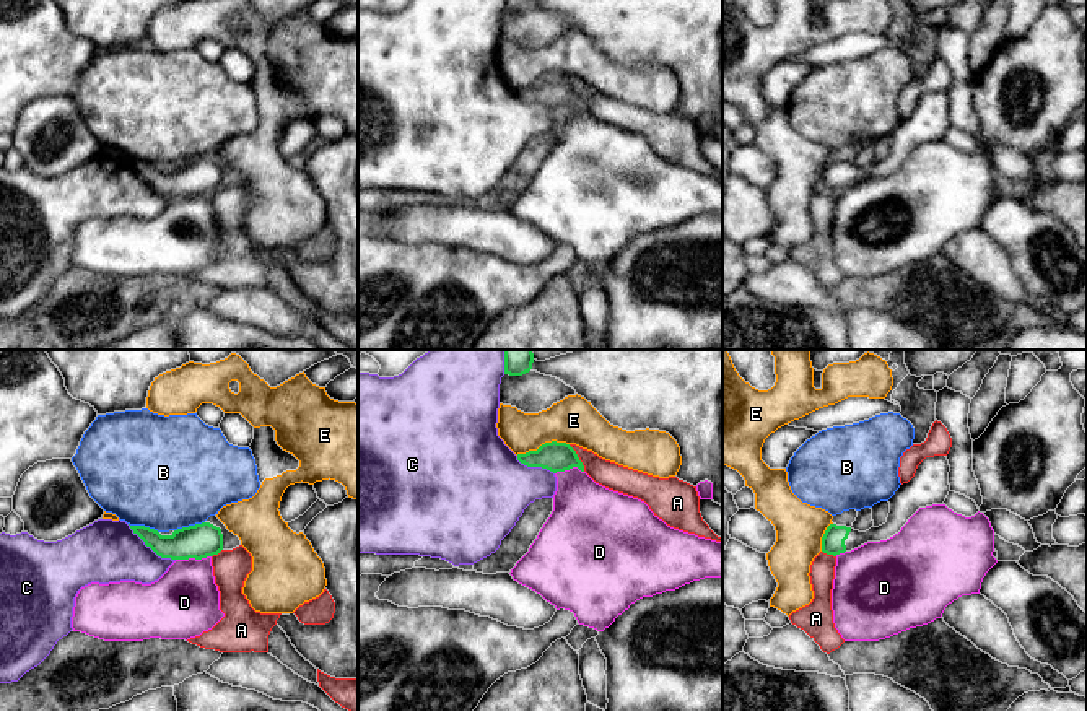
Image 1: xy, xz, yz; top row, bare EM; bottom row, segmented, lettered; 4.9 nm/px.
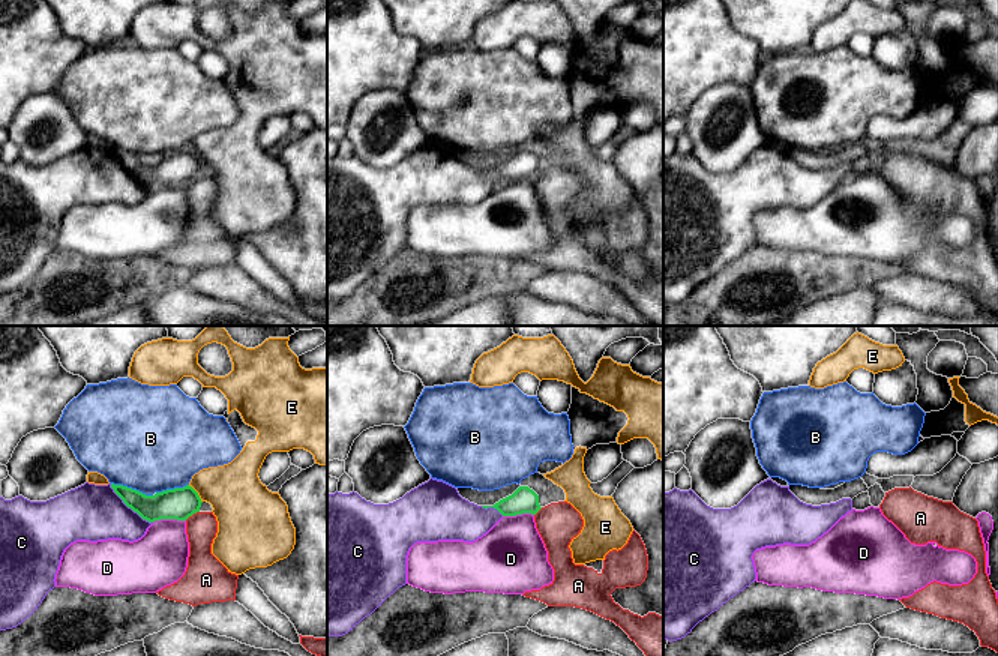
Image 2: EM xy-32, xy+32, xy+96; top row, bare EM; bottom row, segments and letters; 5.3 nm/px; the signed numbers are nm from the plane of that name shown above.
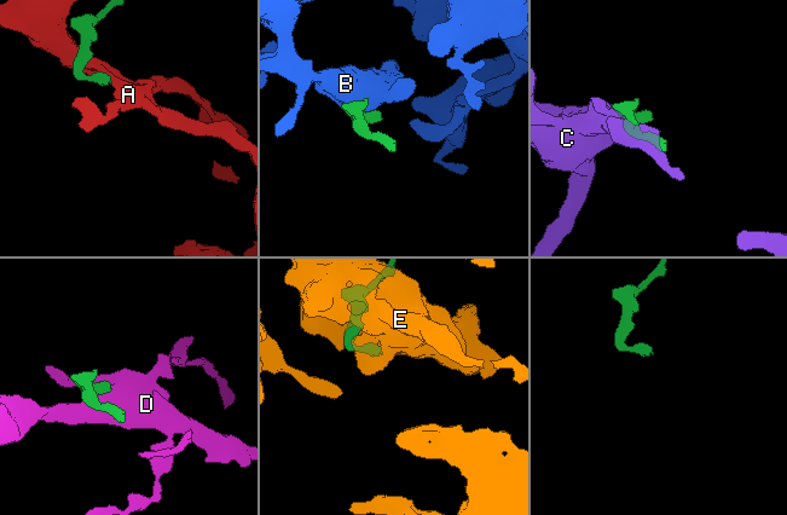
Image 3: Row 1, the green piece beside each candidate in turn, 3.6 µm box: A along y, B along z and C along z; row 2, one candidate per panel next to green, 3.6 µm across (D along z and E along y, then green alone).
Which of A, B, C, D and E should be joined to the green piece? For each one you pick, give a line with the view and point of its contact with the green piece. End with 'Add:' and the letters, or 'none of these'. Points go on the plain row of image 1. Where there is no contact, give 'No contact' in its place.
Add: none of these

